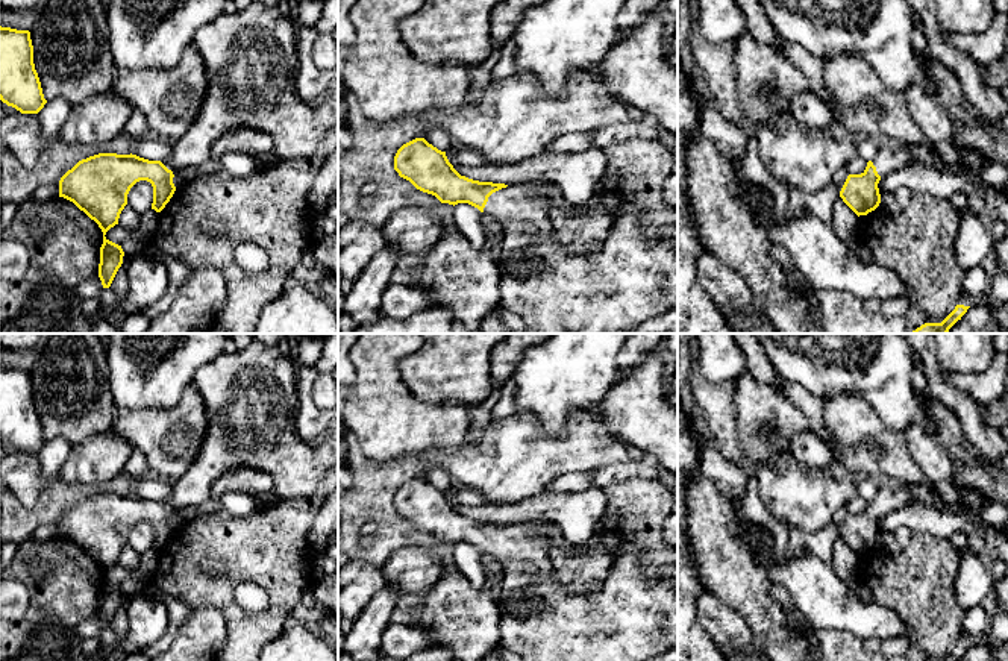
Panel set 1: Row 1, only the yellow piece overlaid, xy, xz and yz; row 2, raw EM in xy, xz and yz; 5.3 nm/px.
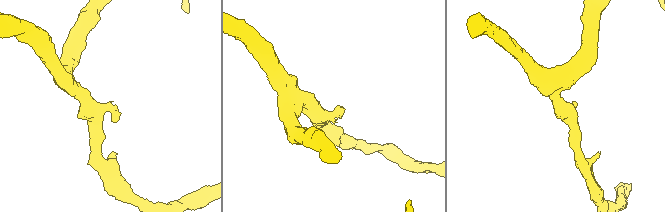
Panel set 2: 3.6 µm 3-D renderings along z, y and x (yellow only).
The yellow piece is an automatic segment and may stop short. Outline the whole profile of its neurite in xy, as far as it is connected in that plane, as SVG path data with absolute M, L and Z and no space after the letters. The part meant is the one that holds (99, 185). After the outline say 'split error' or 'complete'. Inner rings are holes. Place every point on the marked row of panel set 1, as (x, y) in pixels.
M253 0L243 11L220 14L199 27L191 44L205 62L208 89L202 111L189 129L173 141L171 155L164 161L149 161L132 153L99 153L79 161L59 180L59 197L73 202L103 232L99 264L103 288L111 287L124 256L121 246L109 241L105 235L118 224L120 214L127 205L127 194L136 182L152 183L152 209L161 212L176 191L174 173L205 164L211 158L212 144L229 130L249 127L265 132L271 136L279 159L290 161L314 155L324 135L338 126L338 85L317 103L303 102L297 92L299 55L294 14L285 15L277 6Z | split error

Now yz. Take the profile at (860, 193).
M913 146L900 149L879 149L875 159L867 162L861 174L849 174L840 197L859 217L875 211L881 203L879 180L903 167L914 158L911 156Z | split error

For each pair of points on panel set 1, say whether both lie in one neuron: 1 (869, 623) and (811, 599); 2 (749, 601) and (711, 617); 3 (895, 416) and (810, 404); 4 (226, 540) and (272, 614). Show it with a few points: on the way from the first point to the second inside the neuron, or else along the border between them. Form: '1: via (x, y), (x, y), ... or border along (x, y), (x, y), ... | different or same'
1: via (855, 616), (842, 613), (825, 599) | same
2: border along (707, 587), (741, 617), (752, 639) | different
3: border along (790, 382), (801, 384), (822, 399) | different
4: via (244, 558), (275, 588), (275, 596) | same

